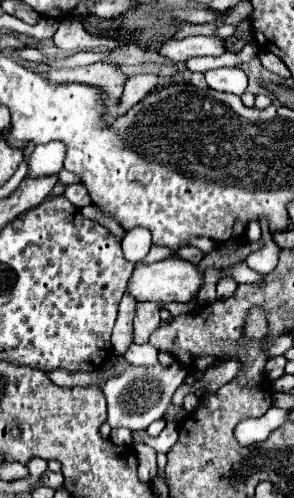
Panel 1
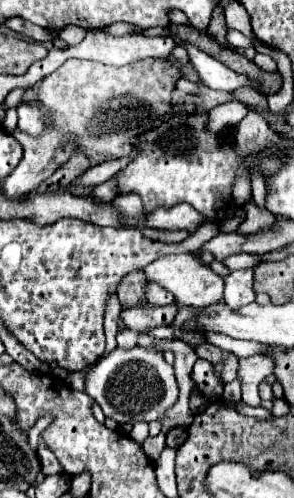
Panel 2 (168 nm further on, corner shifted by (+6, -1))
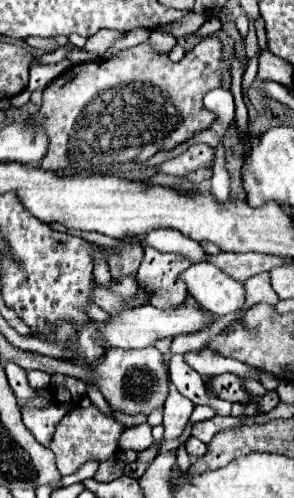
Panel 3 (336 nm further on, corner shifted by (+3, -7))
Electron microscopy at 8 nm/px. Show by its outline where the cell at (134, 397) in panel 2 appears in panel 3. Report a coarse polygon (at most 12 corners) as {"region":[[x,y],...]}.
{"region":[[156,347],[108,349],[94,385],[126,413],[168,397]]}

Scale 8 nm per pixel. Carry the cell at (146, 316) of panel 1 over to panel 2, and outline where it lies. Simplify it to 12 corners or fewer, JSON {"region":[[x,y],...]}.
{"region":[[133,271],[117,295],[123,309],[147,305],[145,275]]}

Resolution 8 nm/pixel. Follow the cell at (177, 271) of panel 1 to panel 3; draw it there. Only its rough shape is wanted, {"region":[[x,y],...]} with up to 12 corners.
{"region":[[212,263],[182,273],[192,299],[214,315],[244,305],[244,283]]}

